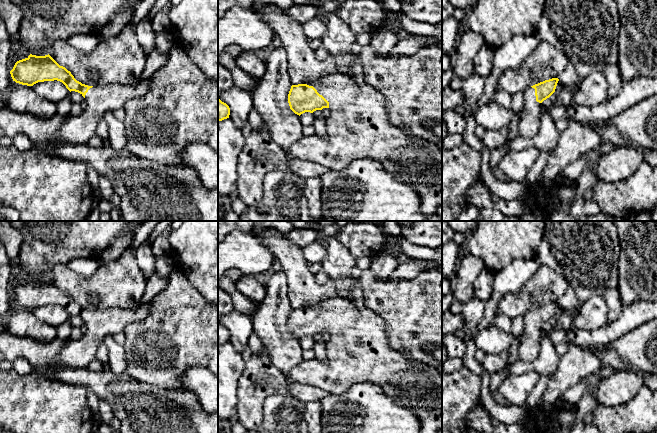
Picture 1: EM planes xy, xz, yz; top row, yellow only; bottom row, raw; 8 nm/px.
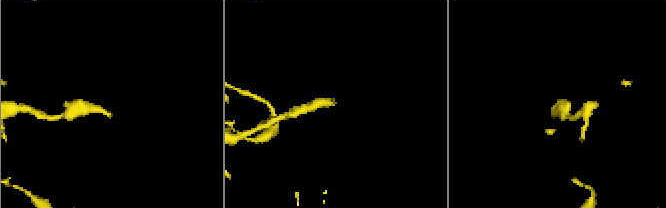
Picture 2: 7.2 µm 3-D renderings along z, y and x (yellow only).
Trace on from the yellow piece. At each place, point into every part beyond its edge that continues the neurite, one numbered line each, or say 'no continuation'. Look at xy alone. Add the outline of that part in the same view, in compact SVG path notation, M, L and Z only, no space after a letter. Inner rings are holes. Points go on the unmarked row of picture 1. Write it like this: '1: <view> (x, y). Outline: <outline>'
1: xy (100, 323). Outline: M150 301L143 302L137 308L94 309L85 319L86 331L83 336L79 340L69 341L63 352L47 367L87 368L106 337L122 332L128 324L145 319L149 310Z

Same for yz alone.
1: yz (529, 347). Outline: M527 311L524 319L525 327L520 334L518 358L524 362L531 362L536 360L540 354L542 327L536 325L535 313L532 311Z

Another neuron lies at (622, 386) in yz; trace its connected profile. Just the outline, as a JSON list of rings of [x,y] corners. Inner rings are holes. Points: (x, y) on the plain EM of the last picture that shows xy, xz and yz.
[[[619,370],[598,379],[593,392],[600,405],[613,407],[632,400],[643,385],[645,378],[641,373]]]

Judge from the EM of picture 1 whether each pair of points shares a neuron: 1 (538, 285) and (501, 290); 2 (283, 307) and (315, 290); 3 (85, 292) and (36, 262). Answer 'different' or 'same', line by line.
1: different
2: different
3: different

